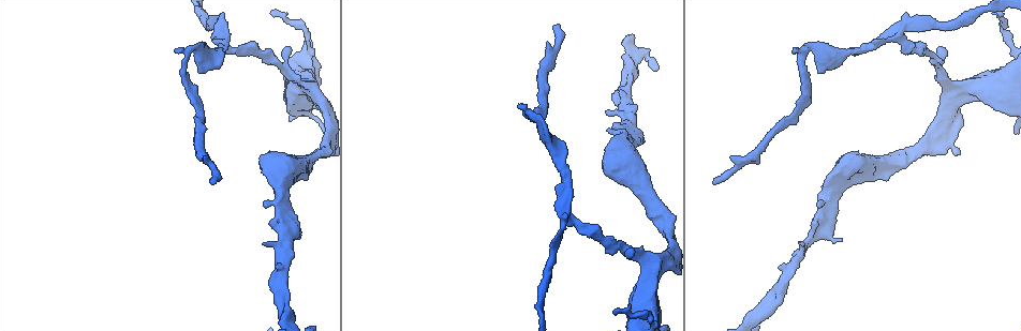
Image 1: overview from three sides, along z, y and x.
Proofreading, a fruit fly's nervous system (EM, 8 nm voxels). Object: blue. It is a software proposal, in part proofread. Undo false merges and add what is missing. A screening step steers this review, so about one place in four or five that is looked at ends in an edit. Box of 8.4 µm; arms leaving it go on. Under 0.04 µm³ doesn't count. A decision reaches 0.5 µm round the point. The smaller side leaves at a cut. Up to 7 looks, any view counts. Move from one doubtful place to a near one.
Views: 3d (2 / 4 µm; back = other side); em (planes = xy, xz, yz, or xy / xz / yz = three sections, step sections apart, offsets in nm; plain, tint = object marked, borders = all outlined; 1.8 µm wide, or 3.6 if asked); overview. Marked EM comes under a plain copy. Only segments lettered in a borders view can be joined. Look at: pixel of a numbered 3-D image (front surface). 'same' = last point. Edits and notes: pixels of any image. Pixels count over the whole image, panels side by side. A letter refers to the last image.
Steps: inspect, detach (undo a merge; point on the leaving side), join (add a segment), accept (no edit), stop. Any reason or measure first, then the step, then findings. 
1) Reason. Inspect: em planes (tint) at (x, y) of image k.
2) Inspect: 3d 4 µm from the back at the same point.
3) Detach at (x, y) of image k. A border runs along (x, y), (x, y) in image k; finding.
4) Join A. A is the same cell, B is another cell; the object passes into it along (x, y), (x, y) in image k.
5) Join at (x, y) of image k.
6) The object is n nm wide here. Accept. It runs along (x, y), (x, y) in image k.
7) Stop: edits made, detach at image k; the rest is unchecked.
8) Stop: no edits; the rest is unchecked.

Free end. Inspect: em xy step 4 (borders) at (292, 49) of image 1.

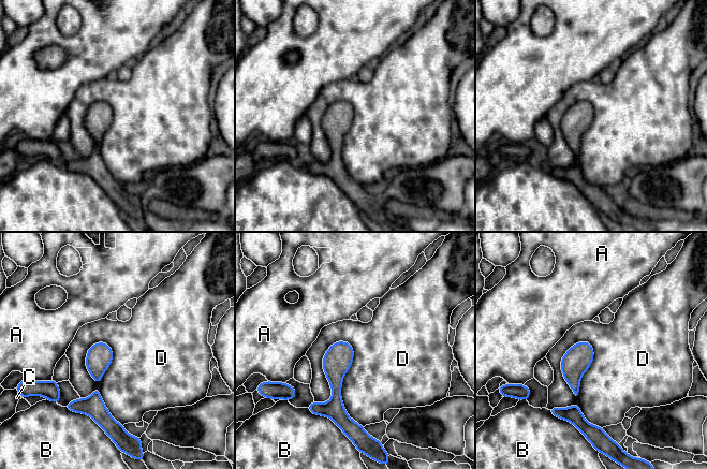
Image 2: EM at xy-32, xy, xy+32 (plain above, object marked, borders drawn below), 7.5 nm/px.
Accept. A, B, C and D are other cells; a border runs along (337, 340), (364, 426) in image 2; no lettered segment goes on from it.

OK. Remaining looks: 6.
Three arms meet. Inspect: 3d 4 µm at (904, 46) of image 1.

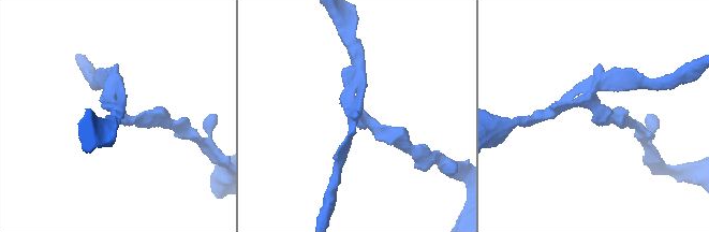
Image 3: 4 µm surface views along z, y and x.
3 arms meet here; the arms are 160, 160, 220 nm wide; need the tissue. Inspect: em planes (tint) at (600, 114) of image 3.

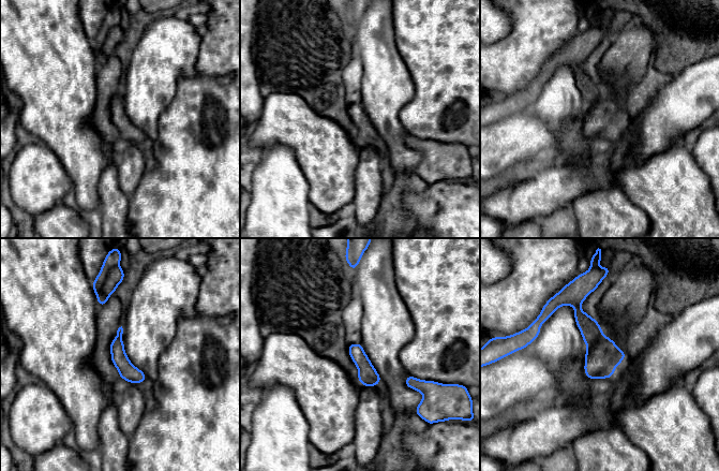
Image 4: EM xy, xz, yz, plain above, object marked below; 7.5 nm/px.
See the neighbours. Inspect: em planes (borders) at the same point.

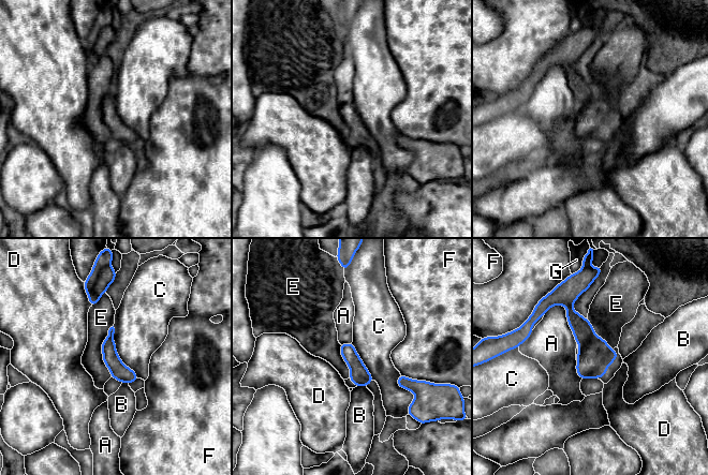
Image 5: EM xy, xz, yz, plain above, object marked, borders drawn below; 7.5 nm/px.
Detach at (580, 326) of image 5. A, B, C, D, E, F and G are other cells; a border runs along (593, 336), (579, 344) in image 5; two cells meet here.

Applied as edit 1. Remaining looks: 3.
Stop: edits made, detach at image 5; the rest is unchecked.

